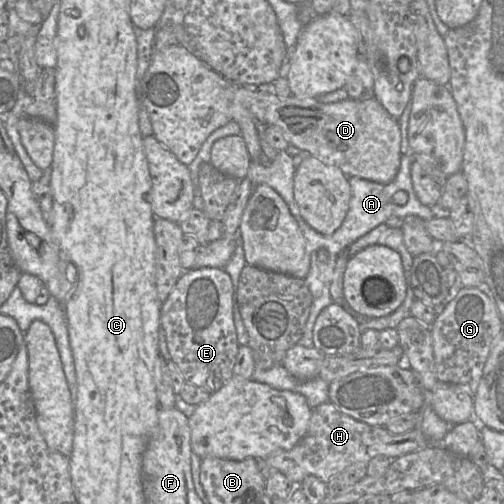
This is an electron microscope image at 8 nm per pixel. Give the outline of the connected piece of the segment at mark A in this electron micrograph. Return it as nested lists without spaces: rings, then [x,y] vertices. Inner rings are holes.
[[[402,155],[401,165],[397,176],[389,184],[379,184],[358,177],[349,177],[348,181],[351,187],[351,199],[349,210],[341,224],[341,226],[331,235],[323,235],[311,228],[305,221],[297,221],[299,228],[305,238],[306,251],[310,254],[311,267],[304,278],[304,281],[309,288],[313,303],[311,305],[309,318],[305,325],[304,333],[298,342],[298,345],[304,347],[313,347],[313,327],[320,312],[333,303],[330,286],[334,275],[336,260],[339,254],[346,250],[353,242],[369,233],[379,225],[385,224],[391,216],[397,216],[403,219],[407,216],[417,216],[424,221],[433,219],[434,211],[423,205],[417,198],[411,179],[410,167],[413,161],[412,156]],[[403,191],[407,194],[407,202],[400,206],[393,202],[395,193]]]

